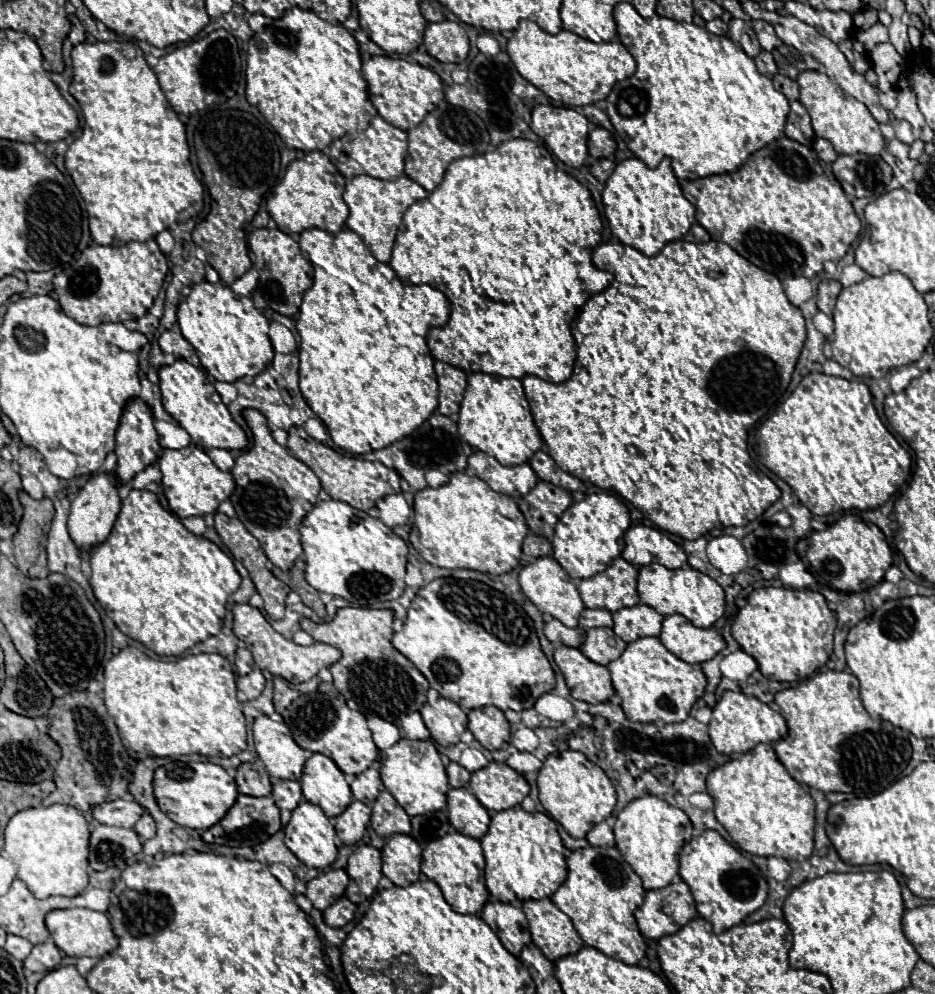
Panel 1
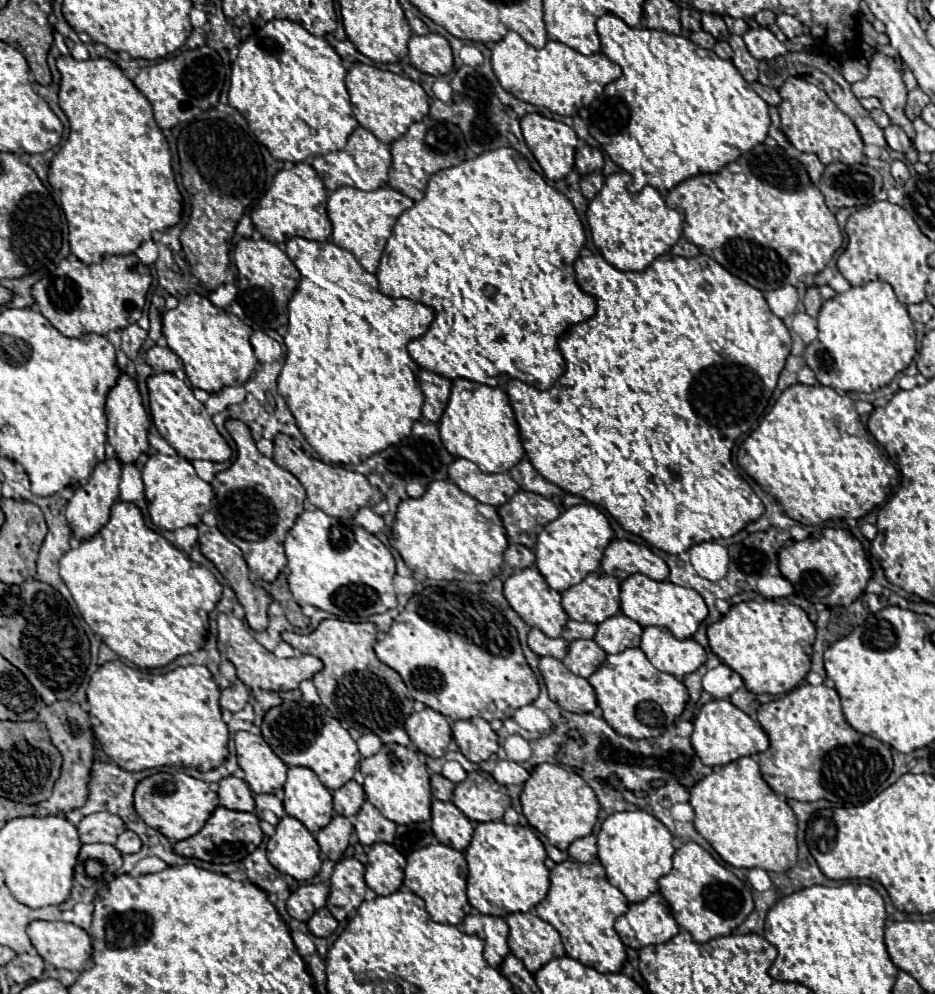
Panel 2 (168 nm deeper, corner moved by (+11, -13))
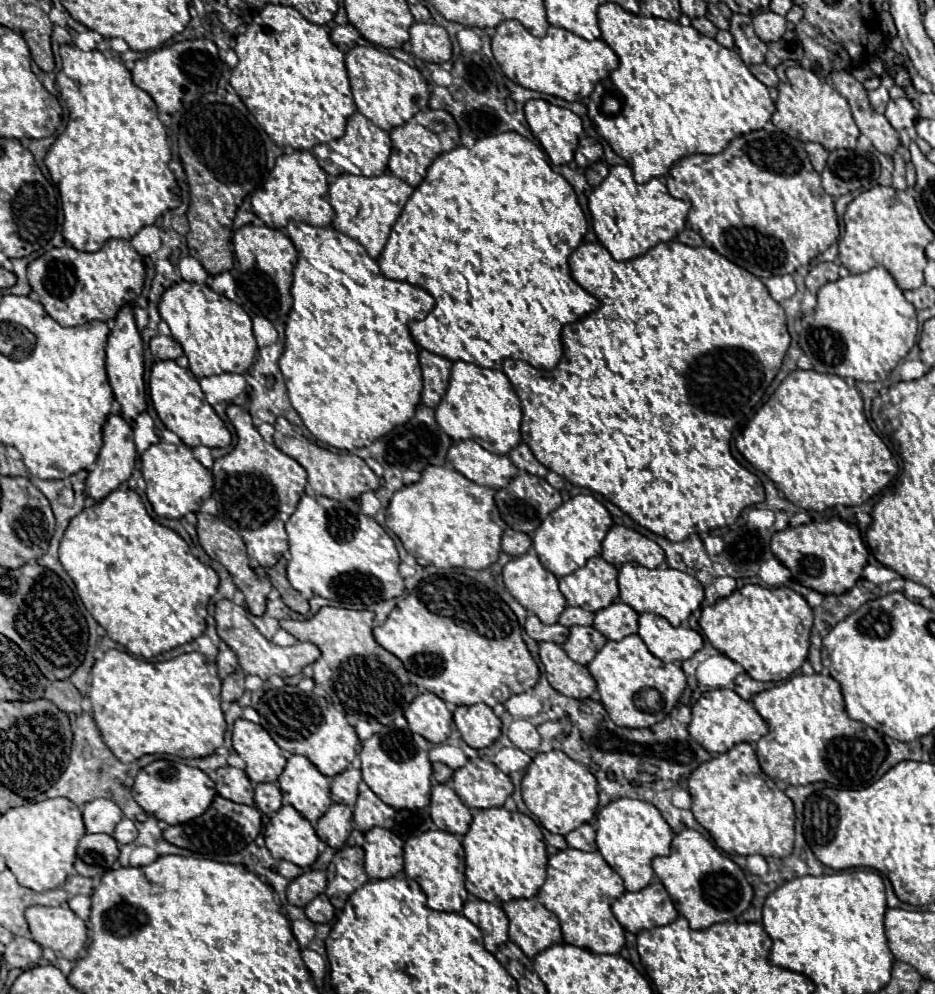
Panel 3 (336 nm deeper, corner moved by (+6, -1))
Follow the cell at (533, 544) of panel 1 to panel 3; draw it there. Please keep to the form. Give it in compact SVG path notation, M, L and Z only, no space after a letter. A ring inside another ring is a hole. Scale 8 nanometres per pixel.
M505 529L503 533L503 541L501 541L501 549L507 553L507 555L523 555L531 549L531 539L529 535L525 533L519 533L519 531L513 531L513 529Z

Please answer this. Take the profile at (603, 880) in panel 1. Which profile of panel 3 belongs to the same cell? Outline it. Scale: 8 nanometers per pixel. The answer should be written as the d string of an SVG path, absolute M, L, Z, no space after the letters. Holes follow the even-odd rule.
M569 847L549 857L547 879L537 893L537 901L557 915L565 943L599 955L617 955L625 945L625 929L615 919L611 905L623 893L623 879L607 865L599 851L585 853Z

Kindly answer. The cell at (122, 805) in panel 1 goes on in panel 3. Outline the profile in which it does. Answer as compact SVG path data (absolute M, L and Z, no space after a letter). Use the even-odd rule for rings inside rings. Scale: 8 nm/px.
M95 799L83 807L83 821L89 833L111 835L121 819L123 819L121 809L109 799Z

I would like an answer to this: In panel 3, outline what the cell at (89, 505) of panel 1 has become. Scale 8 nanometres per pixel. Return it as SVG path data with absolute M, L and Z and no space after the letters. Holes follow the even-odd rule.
M109 415L109 419L103 425L103 447L99 451L95 469L89 471L85 481L85 495L93 499L95 503L103 501L111 491L115 491L123 481L131 477L133 465L135 465L135 443L133 443L133 429L121 415Z

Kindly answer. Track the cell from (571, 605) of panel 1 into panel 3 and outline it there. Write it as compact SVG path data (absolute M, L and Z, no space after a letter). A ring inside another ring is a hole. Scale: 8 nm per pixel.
M525 553L519 555L515 559L511 559L505 567L503 567L503 581L505 587L509 589L509 593L513 593L513 597L533 615L537 615L545 625L553 625L557 623L557 617L563 613L563 609L567 607L567 601L563 597L563 593L559 591L557 585L557 577L553 573L549 573L537 555L533 553Z

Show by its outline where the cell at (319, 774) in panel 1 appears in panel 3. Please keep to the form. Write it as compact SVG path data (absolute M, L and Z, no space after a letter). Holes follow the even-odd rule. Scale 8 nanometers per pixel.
M291 755L279 775L283 801L291 803L313 825L331 807L329 779L303 755Z

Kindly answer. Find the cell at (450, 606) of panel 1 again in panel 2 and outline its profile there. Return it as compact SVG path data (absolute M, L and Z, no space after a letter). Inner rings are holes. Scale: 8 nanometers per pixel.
M456 581L424 589L408 601L384 639L374 645L378 659L400 673L412 697L454 721L476 715L504 721L518 707L532 703L538 697L538 681L506 617L488 601L460 589Z

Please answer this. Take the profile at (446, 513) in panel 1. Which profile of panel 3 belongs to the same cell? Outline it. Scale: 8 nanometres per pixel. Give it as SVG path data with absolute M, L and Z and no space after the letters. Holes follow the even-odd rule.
M427 465L421 481L399 489L387 507L387 527L401 539L407 553L435 567L487 569L499 559L505 521L493 499L495 491L481 487L451 465Z

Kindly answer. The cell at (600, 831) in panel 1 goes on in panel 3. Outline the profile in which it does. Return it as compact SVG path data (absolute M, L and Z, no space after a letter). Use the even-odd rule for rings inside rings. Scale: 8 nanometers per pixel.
M589 823L573 829L565 839L567 839L569 847L573 847L573 849L579 849L579 851L597 851L595 829Z

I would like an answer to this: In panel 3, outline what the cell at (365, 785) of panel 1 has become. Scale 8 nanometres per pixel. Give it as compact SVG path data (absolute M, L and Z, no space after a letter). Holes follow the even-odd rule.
M345 769L343 773L335 775L331 781L331 795L335 803L343 803L353 807L357 801L357 793L359 793L359 783L361 783L361 771L359 769Z

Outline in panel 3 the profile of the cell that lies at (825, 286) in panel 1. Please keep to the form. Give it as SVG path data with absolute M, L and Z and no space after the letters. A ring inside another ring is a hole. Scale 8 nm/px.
M824 262L815 265L809 275L805 277L807 289L815 295L827 282L836 281L839 278L839 266L833 262Z

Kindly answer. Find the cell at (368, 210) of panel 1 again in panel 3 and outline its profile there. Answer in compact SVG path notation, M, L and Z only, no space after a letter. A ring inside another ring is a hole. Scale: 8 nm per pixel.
M339 175L331 185L329 185L329 203L335 209L335 219L333 227L351 239L359 241L369 257L377 259L379 253L383 251L387 237L391 233L393 223L397 221L403 205L411 197L413 187L407 185L403 179L395 175L377 175L377 177L355 177L355 175Z

